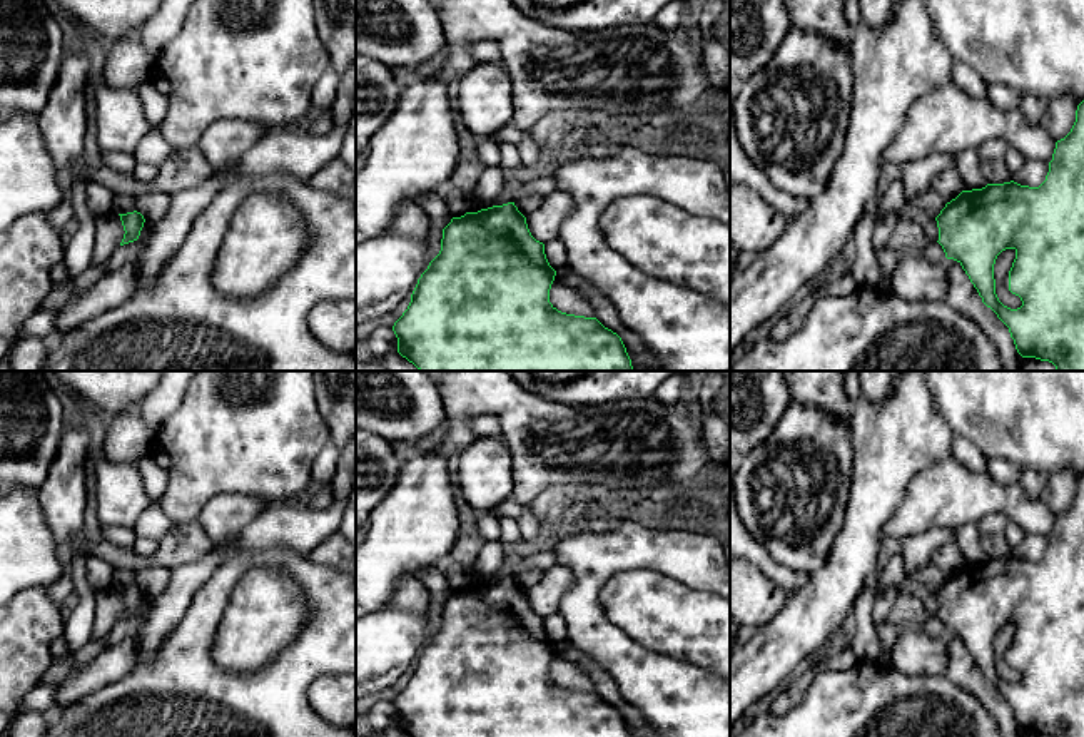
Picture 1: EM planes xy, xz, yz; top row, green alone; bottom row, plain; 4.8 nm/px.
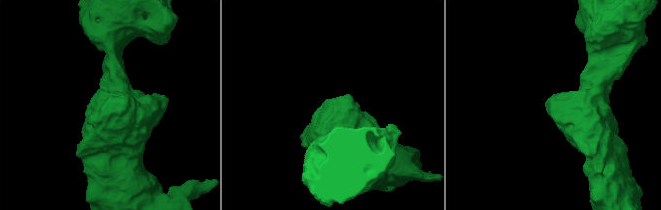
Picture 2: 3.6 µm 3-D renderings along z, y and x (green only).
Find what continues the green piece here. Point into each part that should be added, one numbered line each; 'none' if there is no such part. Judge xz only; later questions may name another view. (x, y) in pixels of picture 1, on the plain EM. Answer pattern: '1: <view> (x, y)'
none

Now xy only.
none

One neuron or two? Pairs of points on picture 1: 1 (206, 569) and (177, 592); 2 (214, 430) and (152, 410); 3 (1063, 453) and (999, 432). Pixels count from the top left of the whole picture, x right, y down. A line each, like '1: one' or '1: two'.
1: one
2: two
3: one

